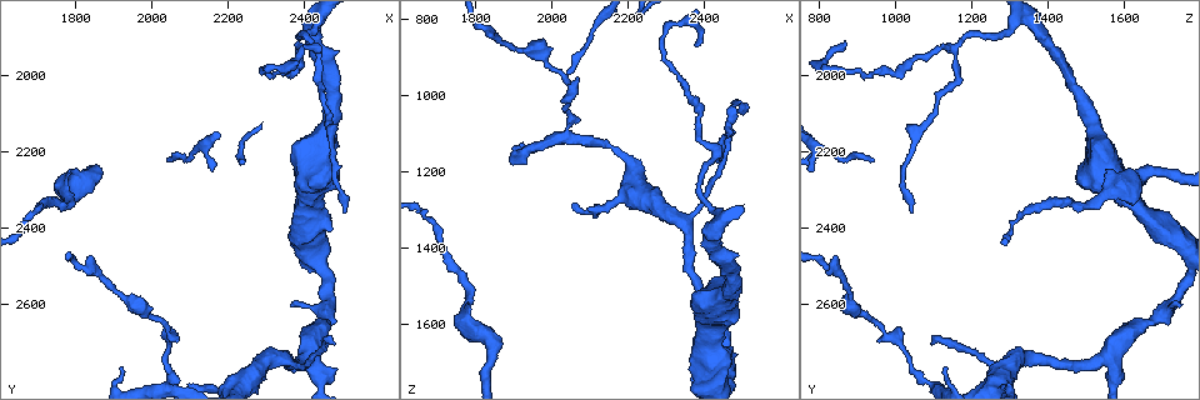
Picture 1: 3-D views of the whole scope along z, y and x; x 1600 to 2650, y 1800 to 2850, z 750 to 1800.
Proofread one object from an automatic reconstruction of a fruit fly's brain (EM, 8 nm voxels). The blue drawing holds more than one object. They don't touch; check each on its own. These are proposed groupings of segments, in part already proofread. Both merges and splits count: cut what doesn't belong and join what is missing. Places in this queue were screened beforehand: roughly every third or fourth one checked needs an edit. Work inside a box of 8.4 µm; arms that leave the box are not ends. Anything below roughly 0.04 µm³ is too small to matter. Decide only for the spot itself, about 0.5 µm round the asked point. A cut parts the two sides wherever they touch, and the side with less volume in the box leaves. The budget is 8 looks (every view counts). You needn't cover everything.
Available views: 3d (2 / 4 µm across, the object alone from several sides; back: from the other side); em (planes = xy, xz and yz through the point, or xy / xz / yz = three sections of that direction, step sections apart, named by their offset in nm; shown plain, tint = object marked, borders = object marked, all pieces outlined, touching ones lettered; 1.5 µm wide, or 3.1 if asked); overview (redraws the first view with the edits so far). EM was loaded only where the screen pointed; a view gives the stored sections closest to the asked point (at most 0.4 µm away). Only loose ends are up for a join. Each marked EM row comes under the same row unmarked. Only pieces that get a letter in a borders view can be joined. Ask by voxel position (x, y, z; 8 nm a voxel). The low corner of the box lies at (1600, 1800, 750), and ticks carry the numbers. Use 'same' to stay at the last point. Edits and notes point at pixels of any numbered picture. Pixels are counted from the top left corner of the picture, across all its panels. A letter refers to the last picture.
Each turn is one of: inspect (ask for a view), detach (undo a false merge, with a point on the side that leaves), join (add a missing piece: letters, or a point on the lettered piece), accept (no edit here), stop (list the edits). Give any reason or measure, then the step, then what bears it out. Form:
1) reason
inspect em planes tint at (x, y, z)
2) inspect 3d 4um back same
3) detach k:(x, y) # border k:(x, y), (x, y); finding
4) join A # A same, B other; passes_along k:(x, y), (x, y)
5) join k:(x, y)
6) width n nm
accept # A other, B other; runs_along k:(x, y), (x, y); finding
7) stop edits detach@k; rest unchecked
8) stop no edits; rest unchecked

thin neck
inspect em xy step 8 borders at (1905, 2565, 890)

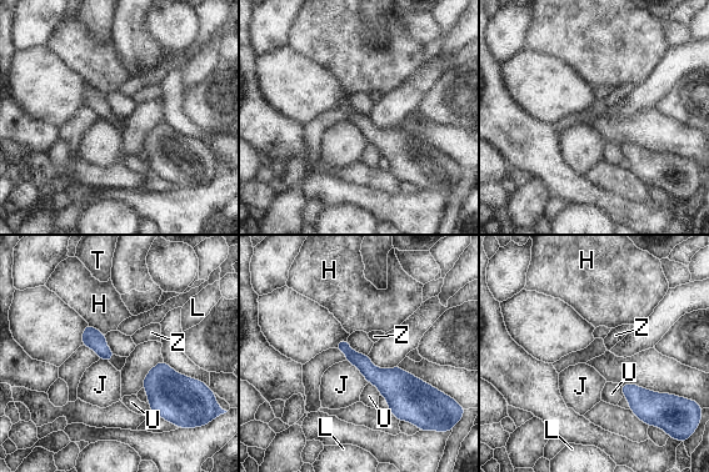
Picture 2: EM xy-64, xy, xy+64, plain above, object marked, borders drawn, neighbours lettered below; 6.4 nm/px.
width 100 nm
accept # H other, J other, L other, T other, U other, Z other; border 2:(346, 360), (368, 382); continuous, no second neuron

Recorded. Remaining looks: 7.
sharp bend
inspect em planes tint at (1835, 2260, 1645)

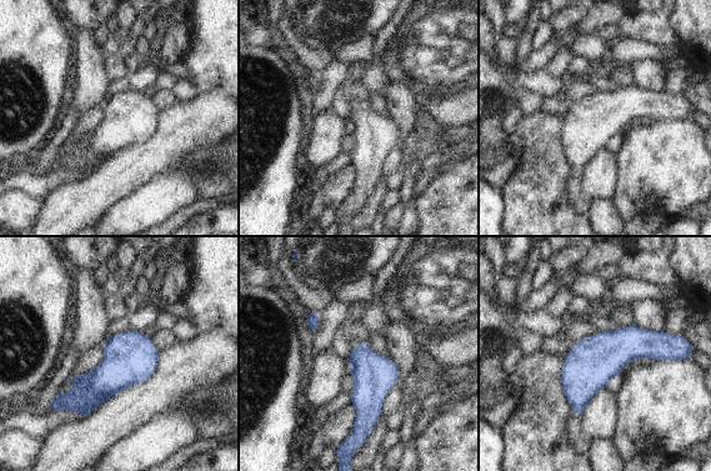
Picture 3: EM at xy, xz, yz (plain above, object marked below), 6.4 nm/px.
what lies round it
inspect em planes borders same

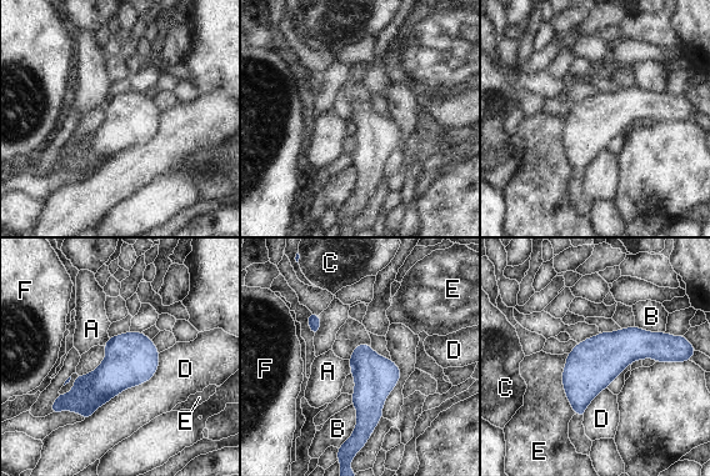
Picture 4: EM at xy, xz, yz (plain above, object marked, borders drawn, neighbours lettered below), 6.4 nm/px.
longest_contact D 650 nm
accept # A other, B other, C other, D other, E other, F other; border 4:(348, 360), (351, 372); continuous, no second neuron

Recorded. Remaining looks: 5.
sudden change in width
inspect 3d 4um at (2400, 2320, 1605)

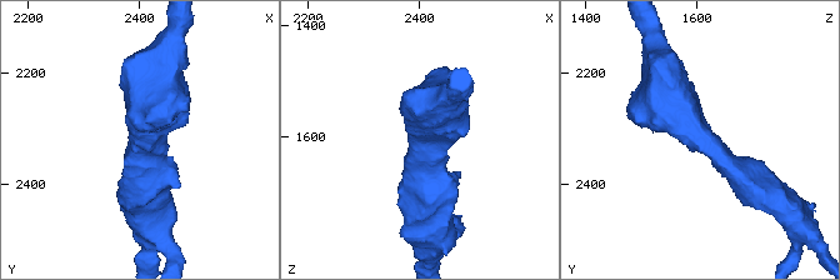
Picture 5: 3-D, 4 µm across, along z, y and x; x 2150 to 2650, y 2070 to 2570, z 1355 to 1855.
arm_widths 400, 800 nm; now the EM
inspect em yz step 4 borders at (2410, 2320, 1610)

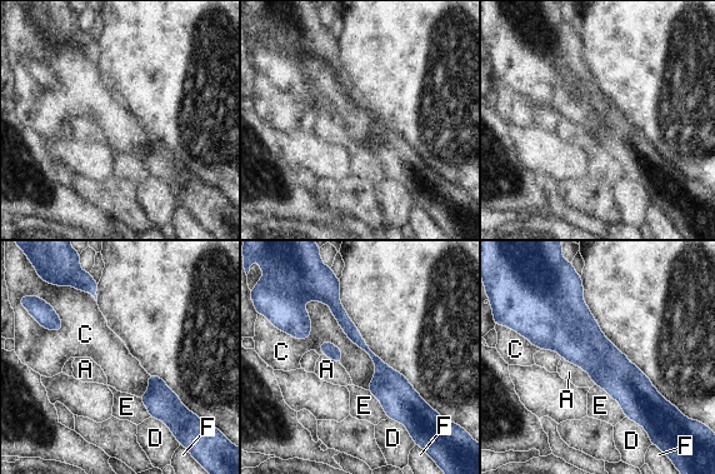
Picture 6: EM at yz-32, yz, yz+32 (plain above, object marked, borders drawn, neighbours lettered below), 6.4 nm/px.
accept # A other, C other, D other, E other, F other; border 6:(594, 384), (619, 404), (625, 417); all the same neuron

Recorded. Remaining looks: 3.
stop no edits; rest unchecked

